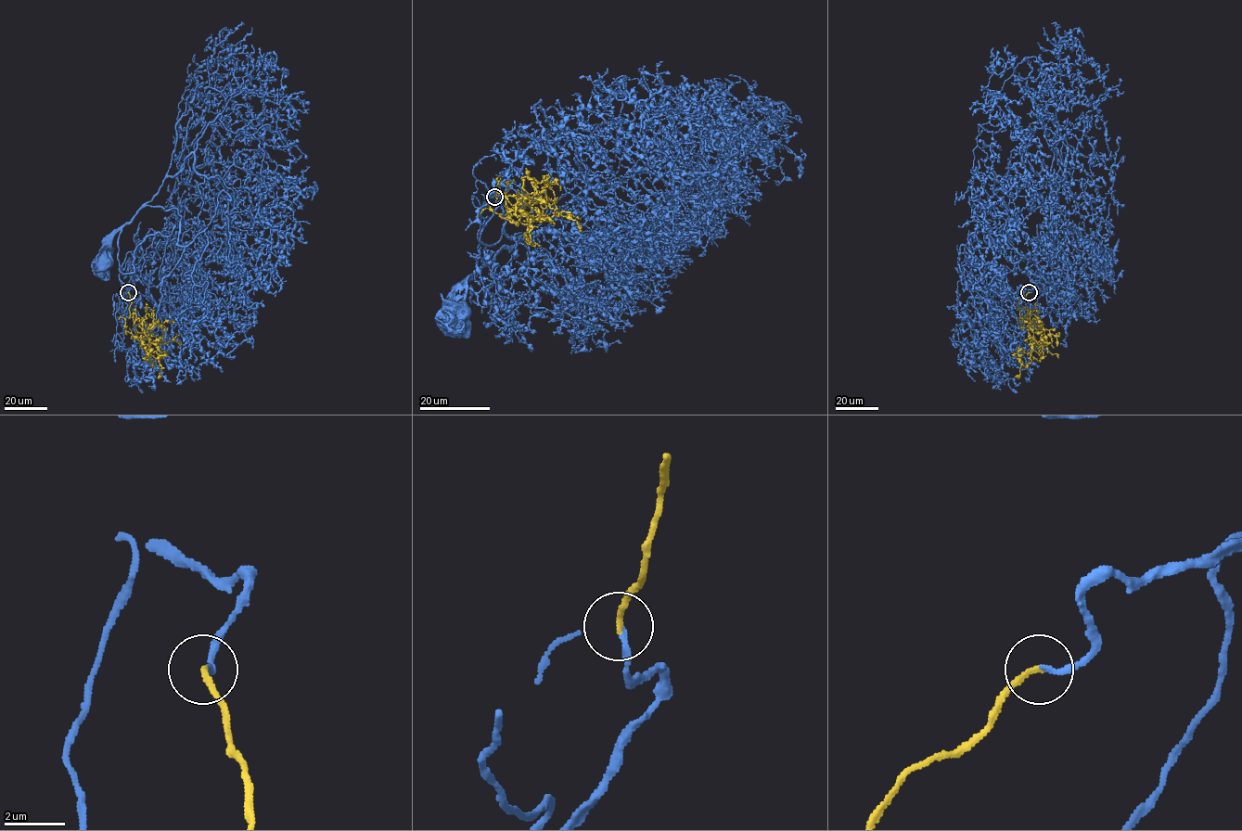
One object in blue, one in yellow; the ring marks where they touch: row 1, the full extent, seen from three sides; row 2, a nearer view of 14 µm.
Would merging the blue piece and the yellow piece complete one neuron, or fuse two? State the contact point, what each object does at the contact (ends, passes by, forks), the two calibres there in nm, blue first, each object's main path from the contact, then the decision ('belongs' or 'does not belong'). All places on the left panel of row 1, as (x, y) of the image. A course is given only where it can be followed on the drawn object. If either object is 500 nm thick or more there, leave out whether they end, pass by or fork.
at (128, 292); blue ends there; yellow ends there; 160 nm thick on the blue side, 200 nm on the other; blue runs (128, 292), (119, 274), (127, 253), (134, 258), (134, 272), (122, 273), (121, 229), (104, 246), (104, 262); yellow runs (128, 292), (128, 318), (145, 334), (143, 344), (149, 348), (145, 351), (158, 360), (158, 376); belongs

